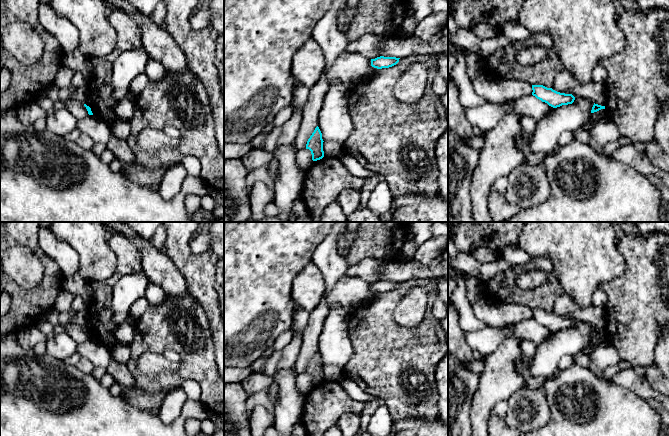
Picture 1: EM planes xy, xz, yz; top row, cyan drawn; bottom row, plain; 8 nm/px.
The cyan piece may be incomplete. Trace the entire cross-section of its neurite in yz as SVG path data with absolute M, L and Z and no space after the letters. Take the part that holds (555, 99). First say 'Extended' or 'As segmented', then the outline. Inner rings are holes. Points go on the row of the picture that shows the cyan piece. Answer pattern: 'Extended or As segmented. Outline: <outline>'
As segmented. Outline: M532 85L532 95L553 108L572 104L575 97L572 94L560 93L543 85Z

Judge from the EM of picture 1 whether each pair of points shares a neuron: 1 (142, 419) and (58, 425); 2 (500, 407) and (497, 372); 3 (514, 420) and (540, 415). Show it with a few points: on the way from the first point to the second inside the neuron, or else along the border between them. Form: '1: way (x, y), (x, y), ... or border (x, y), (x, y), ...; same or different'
1: way (121, 425), (79, 425); same
2: border (506, 400), (497, 402), (492, 412); different
3: way (520, 419), (532, 419), (534, 417); same

